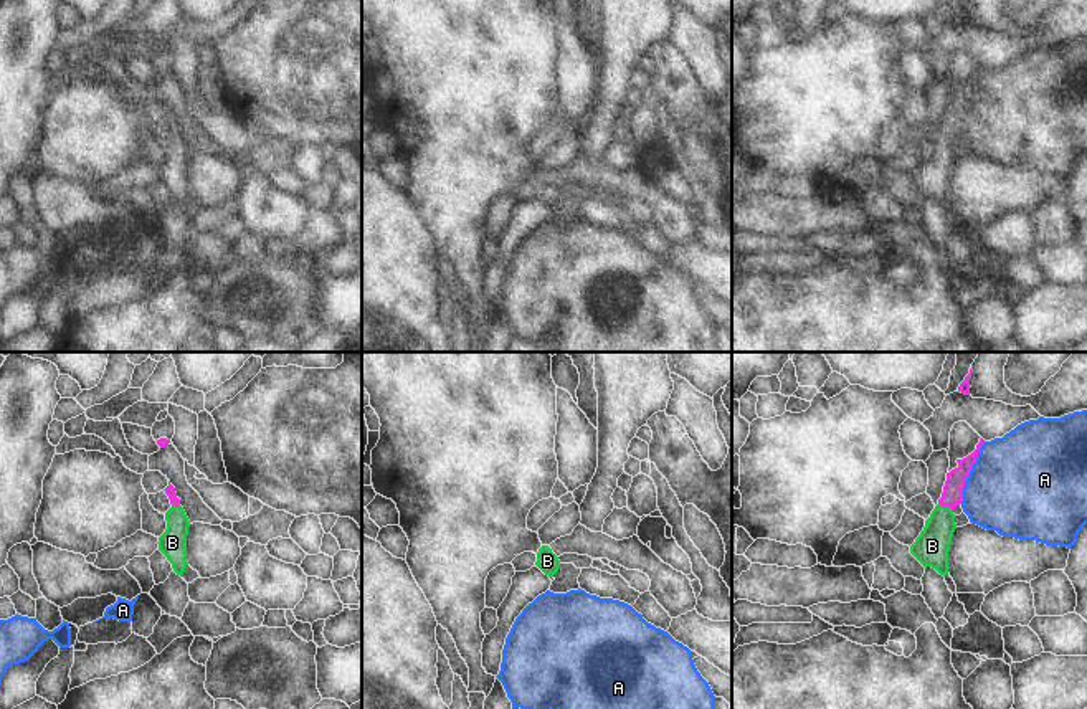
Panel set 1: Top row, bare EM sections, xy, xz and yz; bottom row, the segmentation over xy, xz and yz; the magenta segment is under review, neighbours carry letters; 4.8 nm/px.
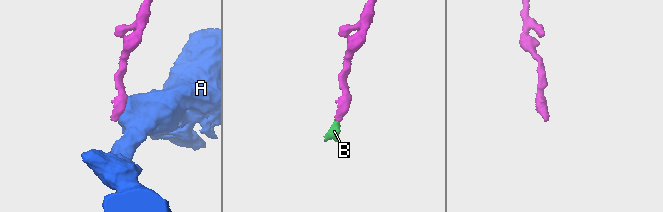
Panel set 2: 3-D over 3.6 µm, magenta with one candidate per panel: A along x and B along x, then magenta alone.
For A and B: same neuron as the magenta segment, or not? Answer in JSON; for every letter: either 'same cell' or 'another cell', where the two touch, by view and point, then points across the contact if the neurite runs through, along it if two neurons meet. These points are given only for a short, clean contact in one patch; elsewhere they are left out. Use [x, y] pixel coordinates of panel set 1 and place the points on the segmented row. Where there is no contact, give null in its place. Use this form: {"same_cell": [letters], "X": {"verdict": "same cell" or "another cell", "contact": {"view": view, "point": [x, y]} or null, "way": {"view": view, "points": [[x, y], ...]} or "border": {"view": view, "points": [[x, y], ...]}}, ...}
{"same_cell": ["B"], "A": {"verdict": "another cell", "contact": {"view": "yz", "point": [968, 473]}, "border": {"view": "yz", "points": [[985, 442], [965, 481], [960, 503]]}}, "B": {"verdict": "same cell", "contact": {"view": "yz", "point": [945, 506]}, "way": {"view": "yz", "points": [[952, 496], [945, 506], [932, 546]]}}}

